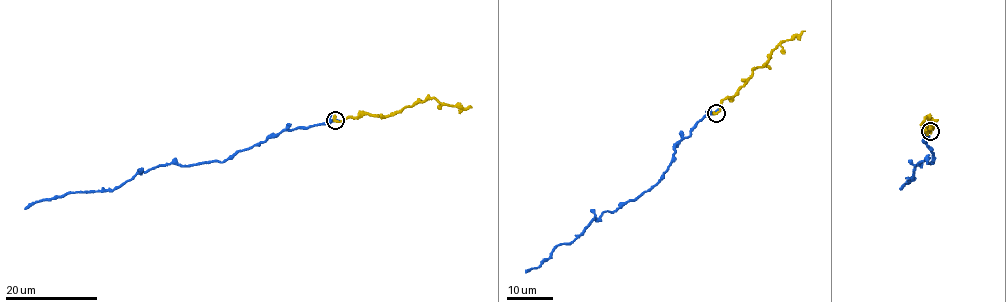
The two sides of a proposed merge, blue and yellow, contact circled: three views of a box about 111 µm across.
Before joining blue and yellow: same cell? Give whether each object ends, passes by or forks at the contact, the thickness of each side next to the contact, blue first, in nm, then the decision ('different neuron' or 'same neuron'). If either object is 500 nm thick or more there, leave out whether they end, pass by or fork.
calibres 500 and 280 nm; same neuron

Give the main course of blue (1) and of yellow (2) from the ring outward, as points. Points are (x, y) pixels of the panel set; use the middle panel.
1: (715, 113), (676, 143), (658, 182), (603, 211), (525, 273)
2: (716, 113), (723, 99), (733, 98), (749, 78), (754, 68), (764, 66), (773, 49), (804, 30)

